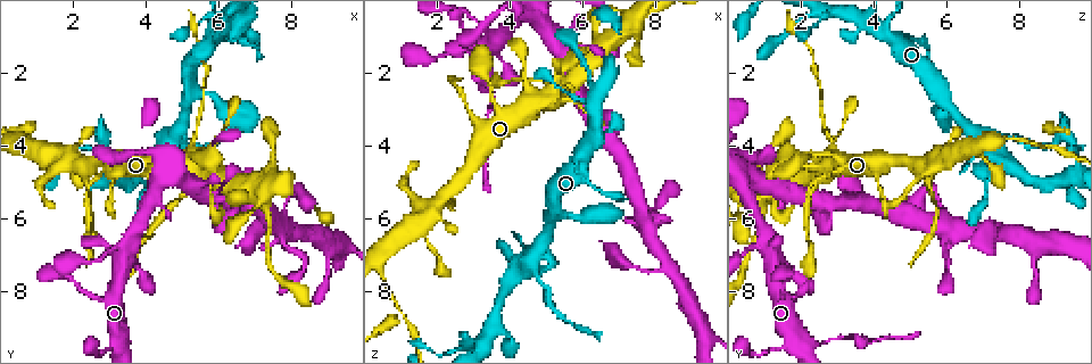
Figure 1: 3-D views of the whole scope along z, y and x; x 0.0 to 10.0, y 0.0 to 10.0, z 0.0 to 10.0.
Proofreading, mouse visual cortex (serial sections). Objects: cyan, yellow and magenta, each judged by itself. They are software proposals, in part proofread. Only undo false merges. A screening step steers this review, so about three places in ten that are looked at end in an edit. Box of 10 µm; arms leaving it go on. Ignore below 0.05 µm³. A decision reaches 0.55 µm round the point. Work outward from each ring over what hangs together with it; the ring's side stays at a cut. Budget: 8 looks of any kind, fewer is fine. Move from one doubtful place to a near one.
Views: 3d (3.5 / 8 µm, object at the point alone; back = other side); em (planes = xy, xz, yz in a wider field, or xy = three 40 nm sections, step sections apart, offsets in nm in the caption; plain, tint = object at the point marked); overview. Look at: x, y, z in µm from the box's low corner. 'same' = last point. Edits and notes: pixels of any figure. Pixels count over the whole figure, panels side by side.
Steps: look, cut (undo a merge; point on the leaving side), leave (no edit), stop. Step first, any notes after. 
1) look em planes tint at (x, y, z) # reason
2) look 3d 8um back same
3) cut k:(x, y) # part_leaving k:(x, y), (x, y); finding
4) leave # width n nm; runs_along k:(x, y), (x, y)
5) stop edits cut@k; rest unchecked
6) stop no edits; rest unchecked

look 3d 8um at (5.25, 3.95, 2.95) # calibre changes

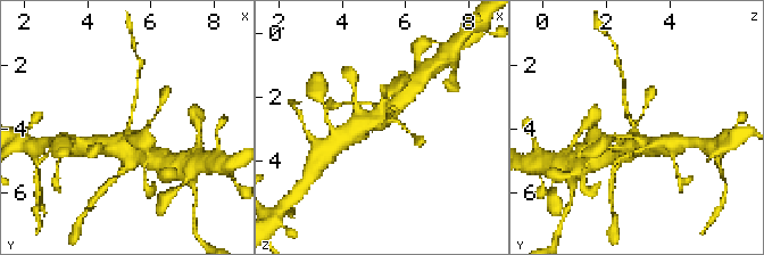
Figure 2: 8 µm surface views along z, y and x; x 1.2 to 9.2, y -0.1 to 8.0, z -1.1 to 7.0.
look 3d 3.5um same

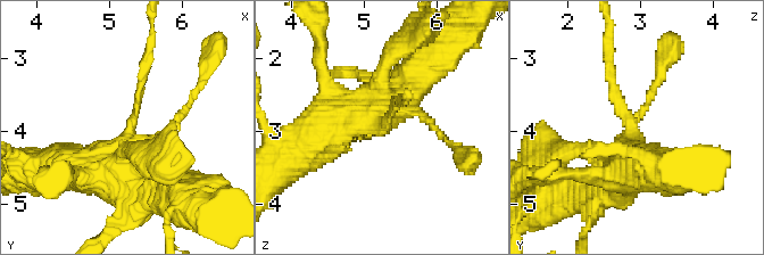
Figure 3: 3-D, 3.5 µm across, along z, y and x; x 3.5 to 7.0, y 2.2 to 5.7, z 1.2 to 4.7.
look em planes tint at (5.35, 4.00, 2.90) # arm_widths 150, 450 nm

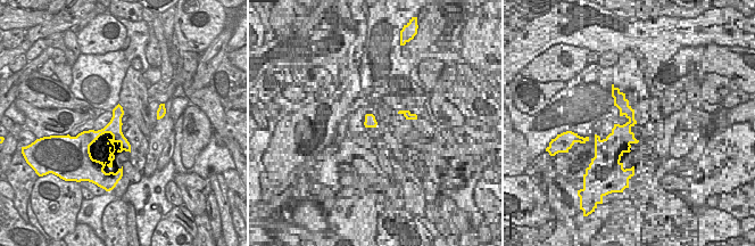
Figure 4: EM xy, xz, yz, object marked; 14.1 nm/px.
leave # runs_along 3:(96, 177), (127, 159), (144, 62); one cell here

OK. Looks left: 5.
look 3d 3.5um at (4.75, 4.20, 7.45) # calibre changes

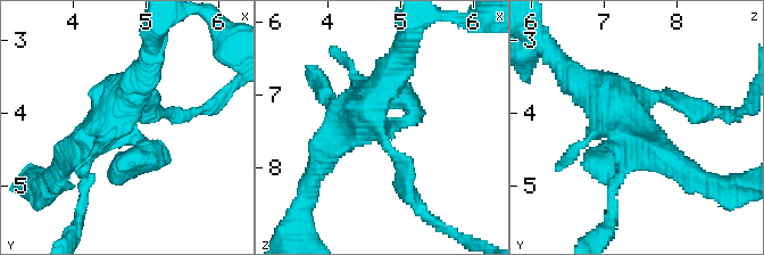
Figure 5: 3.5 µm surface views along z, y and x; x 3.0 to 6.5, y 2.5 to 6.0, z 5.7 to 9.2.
look em xy step 3 tint at (4.70, 4.20, 7.40) # shape alone is not enough

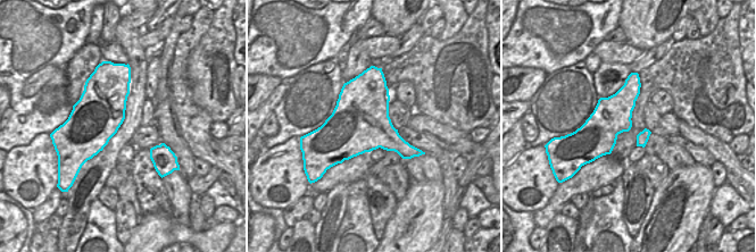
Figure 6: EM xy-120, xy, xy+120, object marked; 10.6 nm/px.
cut 5:(703, 109) # part_leaving 5:(666, 99), (695, 113), (741, 109); a second cell is stuck on

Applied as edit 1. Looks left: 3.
look overview

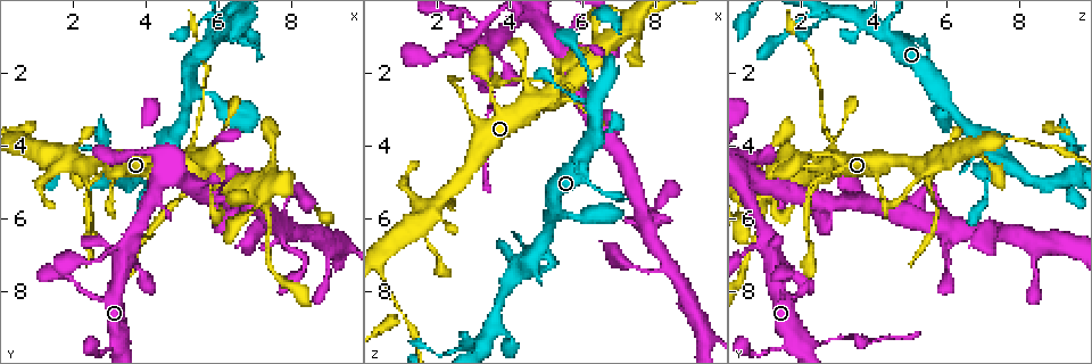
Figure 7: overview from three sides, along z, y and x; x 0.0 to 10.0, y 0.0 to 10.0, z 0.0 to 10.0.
look 3d 8um at (7.20, 5.65, 0.95) # sharp bend

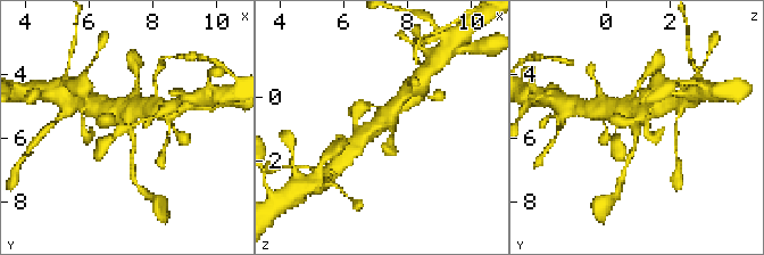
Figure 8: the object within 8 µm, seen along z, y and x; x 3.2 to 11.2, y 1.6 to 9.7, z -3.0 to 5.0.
look em xy step 1 tint same

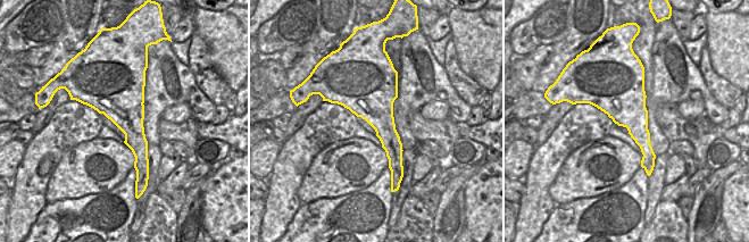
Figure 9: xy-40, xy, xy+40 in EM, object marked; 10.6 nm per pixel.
leave # width 500 nm; runs_along 8:(99, 108), (124, 117), (136, 90); continuous, no second cell

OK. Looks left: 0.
stop edits cut@5; rest unchecked

